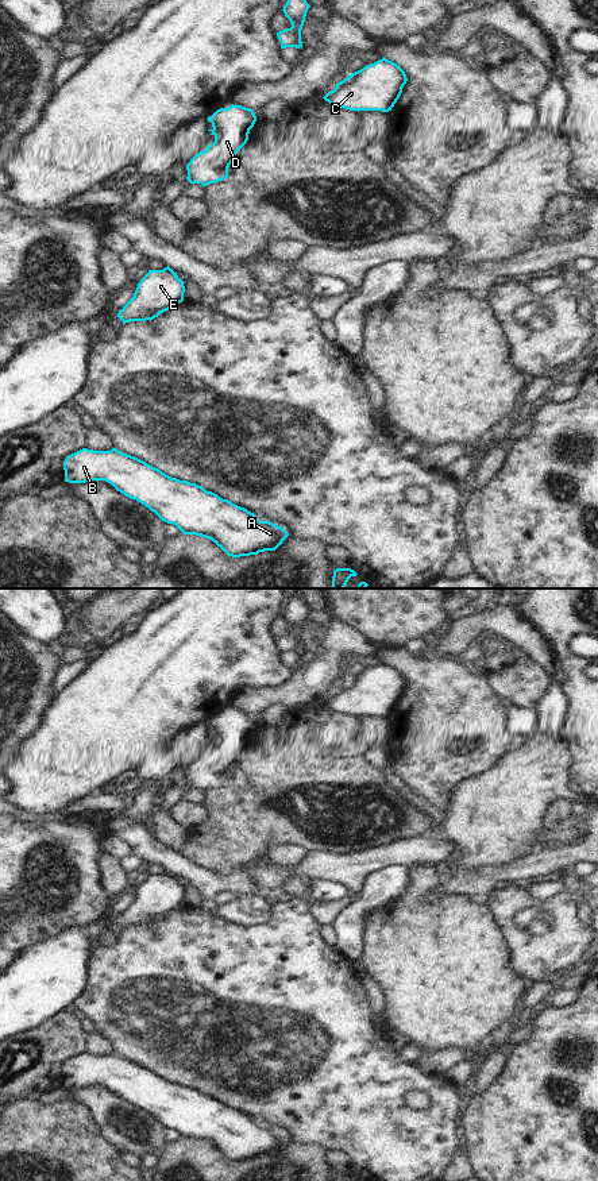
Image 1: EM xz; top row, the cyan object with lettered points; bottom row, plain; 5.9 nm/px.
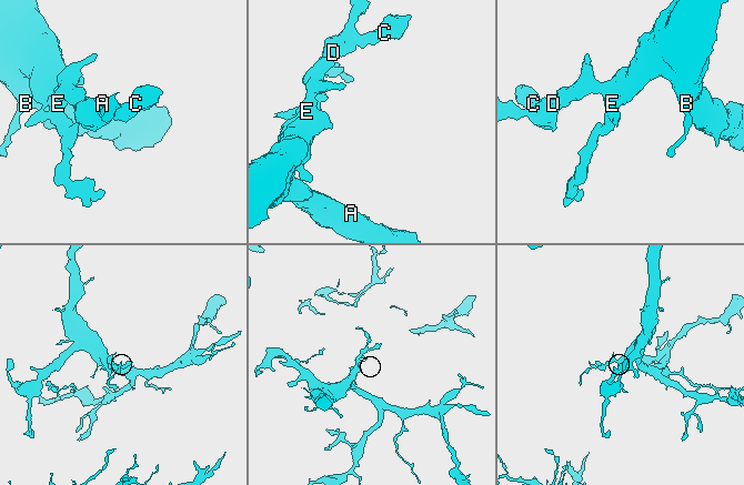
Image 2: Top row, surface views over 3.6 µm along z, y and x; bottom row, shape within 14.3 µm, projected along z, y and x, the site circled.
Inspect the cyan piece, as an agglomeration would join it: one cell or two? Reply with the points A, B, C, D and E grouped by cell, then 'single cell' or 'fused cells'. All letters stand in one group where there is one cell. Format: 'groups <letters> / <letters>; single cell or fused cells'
groups A B C D E; single cell

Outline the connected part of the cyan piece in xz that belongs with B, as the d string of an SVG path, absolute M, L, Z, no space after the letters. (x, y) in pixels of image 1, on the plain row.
M82 1053L65 1064L63 1074L65 1087L105 1085L126 1101L136 1104L148 1112L162 1126L175 1130L184 1139L209 1143L232 1162L275 1155L289 1141L283 1132L270 1126L259 1126L254 1118L220 1103L212 1096L207 1096L202 1091L171 1082L146 1066L116 1053L111 1055Z

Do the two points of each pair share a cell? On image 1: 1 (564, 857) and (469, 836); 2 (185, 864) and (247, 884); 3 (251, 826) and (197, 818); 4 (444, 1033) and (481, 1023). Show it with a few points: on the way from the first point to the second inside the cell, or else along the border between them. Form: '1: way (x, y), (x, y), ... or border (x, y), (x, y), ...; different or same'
1: border (540, 849), (508, 863); different
2: way (200, 876), (211, 884), (232, 884); same
3: border (204, 803), (208, 817), (201, 824), (191, 828); different
4: way (454, 1023), (471, 1023); same

